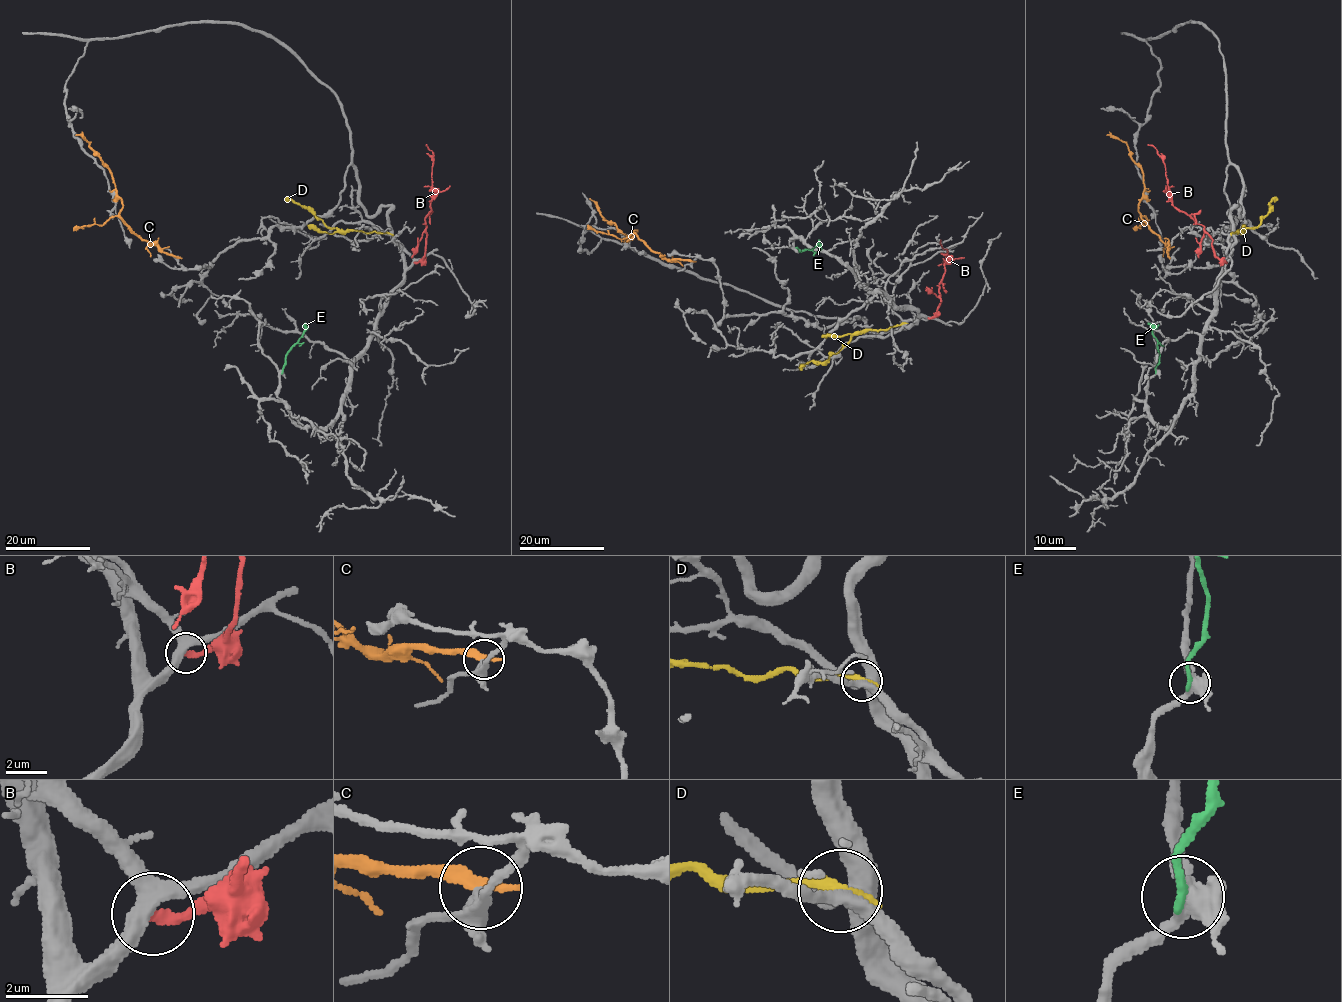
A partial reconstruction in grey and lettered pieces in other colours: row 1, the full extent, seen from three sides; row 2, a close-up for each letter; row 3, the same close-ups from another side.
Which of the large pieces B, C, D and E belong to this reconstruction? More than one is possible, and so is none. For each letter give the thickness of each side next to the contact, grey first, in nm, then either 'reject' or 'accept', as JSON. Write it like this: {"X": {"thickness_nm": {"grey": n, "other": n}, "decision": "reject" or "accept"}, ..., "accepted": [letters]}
{"B": {"thickness_nm": {"grey": 360, "other": 240}, "decision": "reject"}, "C": {"thickness_nm": {"grey": 320, "other": 340}, "decision": "reject"}, "D": {"thickness_nm": {"grey": 360, "other": 320}, "decision": "reject"}, "E": {"thickness_nm": {"grey": 480, "other": 240}, "decision": "accept"}, "accepted": ["E"]}

